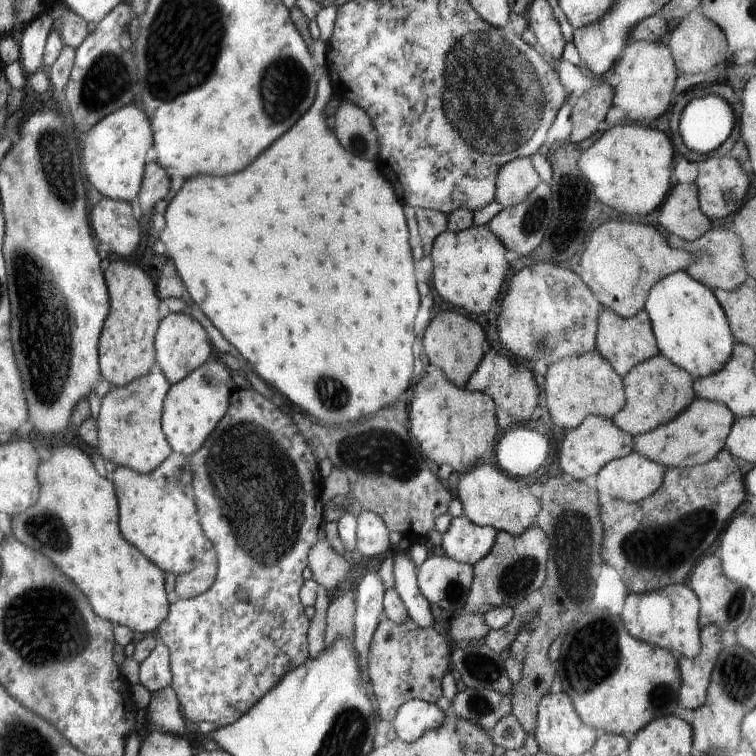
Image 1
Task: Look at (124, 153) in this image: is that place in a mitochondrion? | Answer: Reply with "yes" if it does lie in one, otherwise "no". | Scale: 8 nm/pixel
no

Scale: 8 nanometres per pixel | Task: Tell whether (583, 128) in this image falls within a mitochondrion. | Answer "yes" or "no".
no

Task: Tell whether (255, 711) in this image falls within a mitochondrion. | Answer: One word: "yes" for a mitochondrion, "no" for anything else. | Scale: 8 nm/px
no

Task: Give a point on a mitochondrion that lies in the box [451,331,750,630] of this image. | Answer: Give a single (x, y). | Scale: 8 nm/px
(573, 532)

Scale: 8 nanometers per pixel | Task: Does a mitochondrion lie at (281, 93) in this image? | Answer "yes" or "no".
yes

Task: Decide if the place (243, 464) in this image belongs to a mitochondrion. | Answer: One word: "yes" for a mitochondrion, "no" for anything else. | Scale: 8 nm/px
yes

